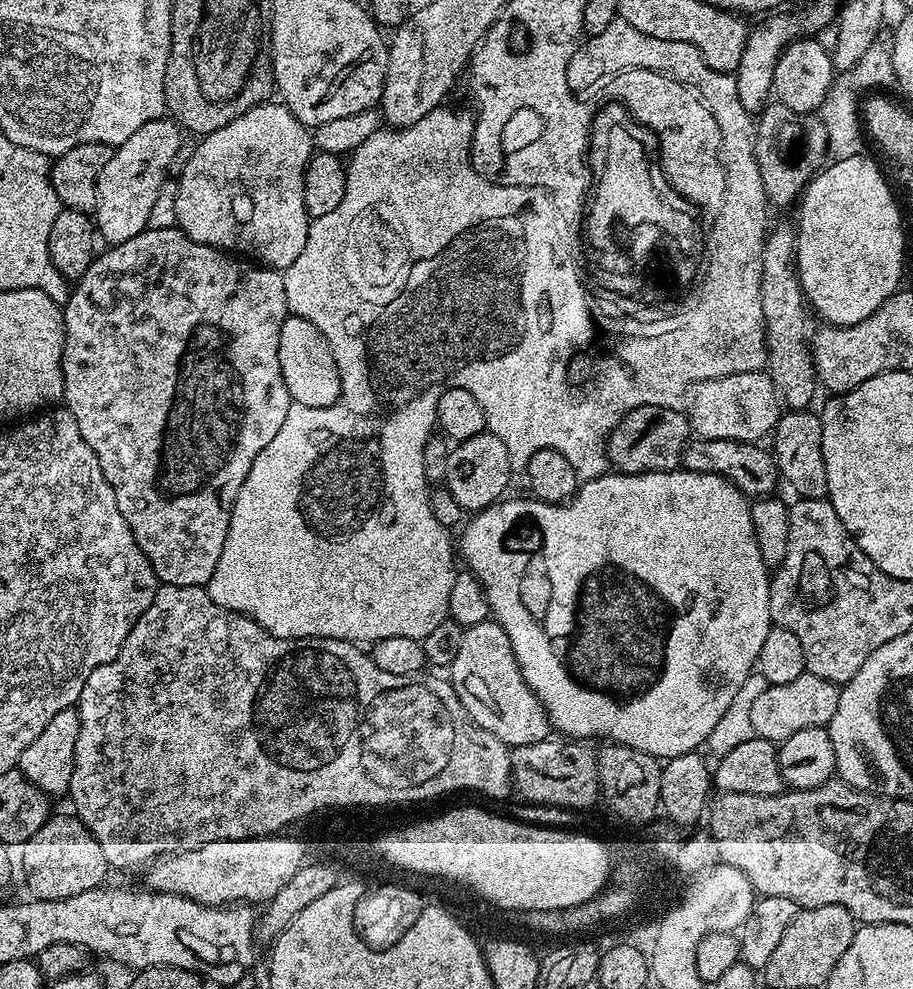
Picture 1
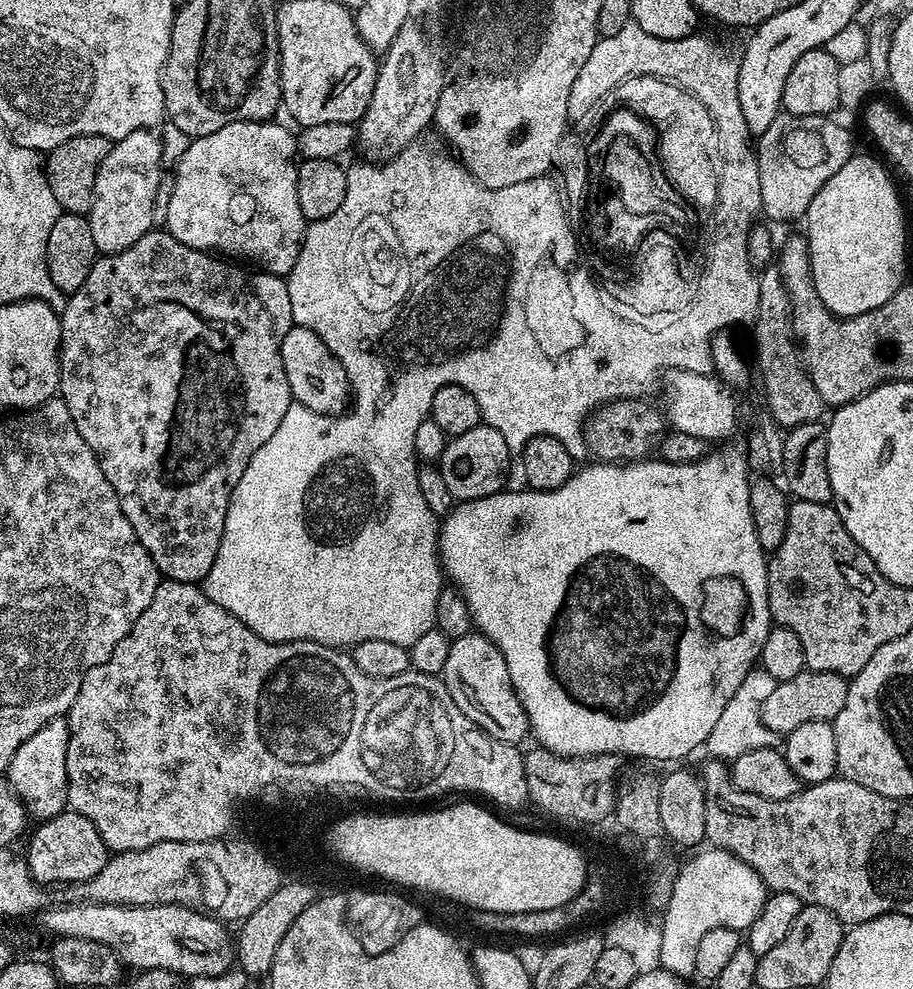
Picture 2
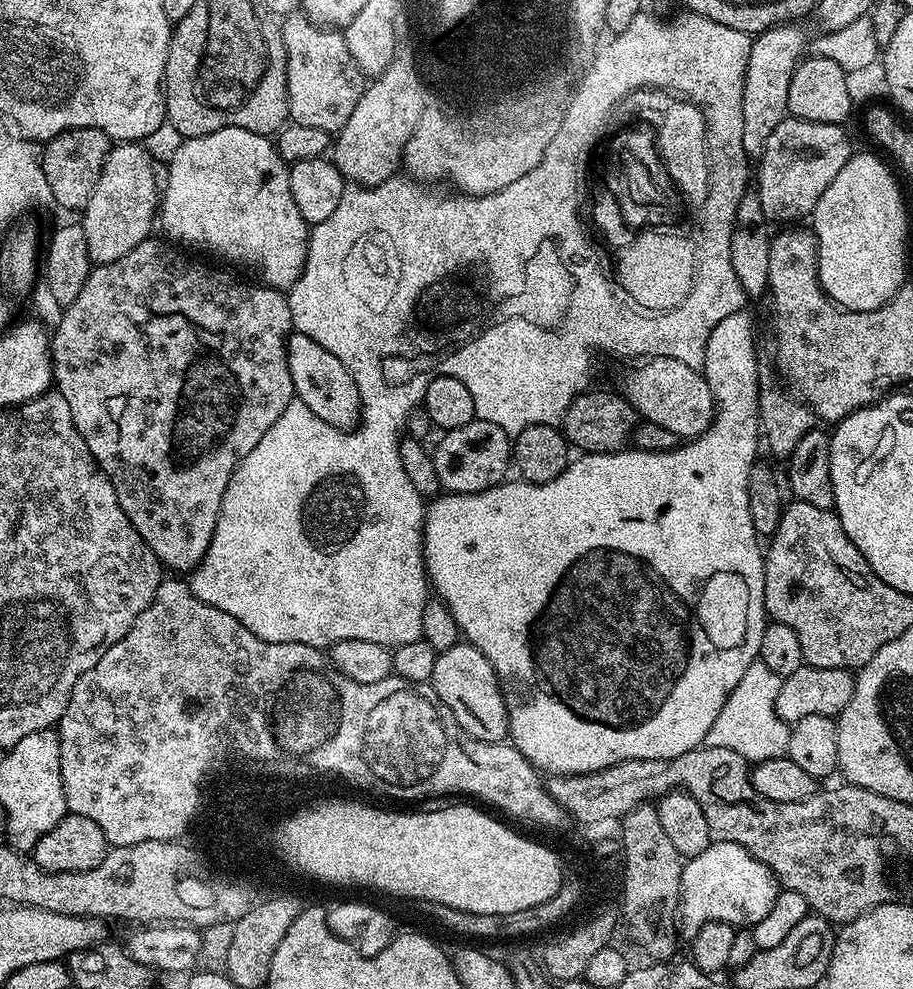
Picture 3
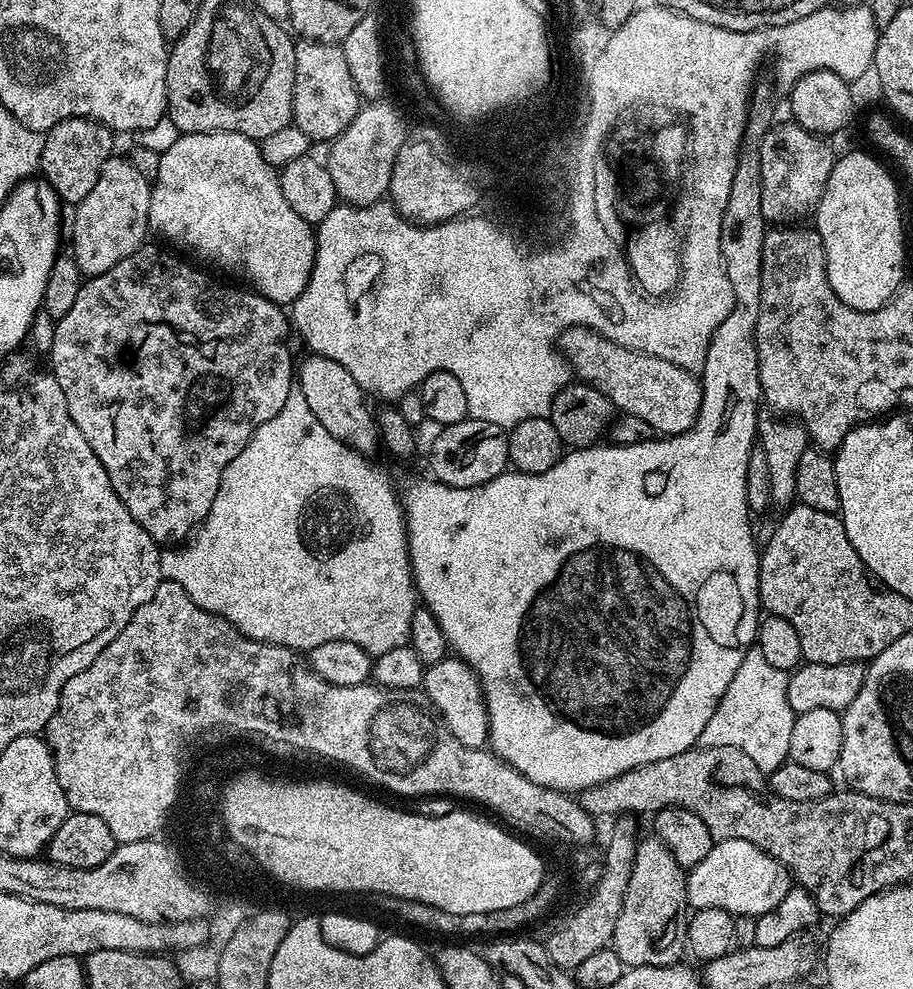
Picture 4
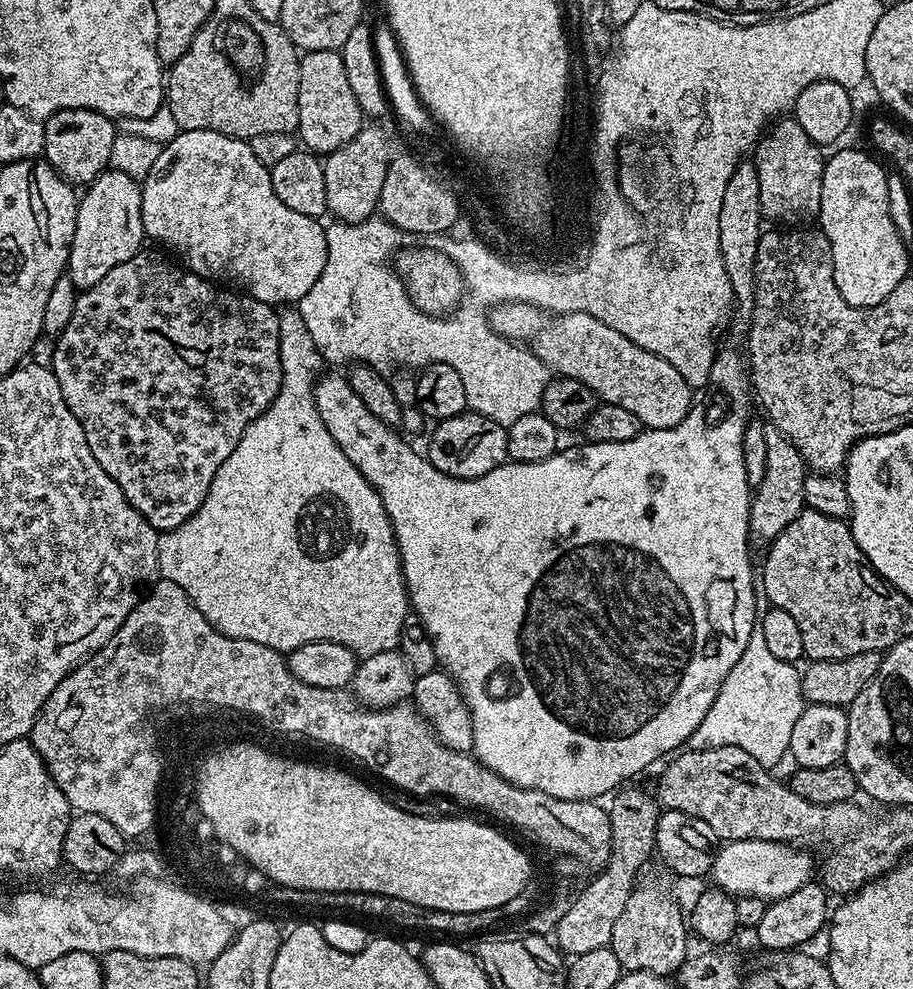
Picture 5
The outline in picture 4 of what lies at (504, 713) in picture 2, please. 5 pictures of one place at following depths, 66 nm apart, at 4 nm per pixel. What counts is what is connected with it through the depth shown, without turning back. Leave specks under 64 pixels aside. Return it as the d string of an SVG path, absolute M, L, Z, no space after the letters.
M449 654L442 662L427 665L424 670L422 690L436 708L439 719L450 730L450 734L454 734L454 738L462 742L462 746L484 748L488 744L488 707L484 705L484 692L480 689L480 679L476 677L476 671L465 660Z

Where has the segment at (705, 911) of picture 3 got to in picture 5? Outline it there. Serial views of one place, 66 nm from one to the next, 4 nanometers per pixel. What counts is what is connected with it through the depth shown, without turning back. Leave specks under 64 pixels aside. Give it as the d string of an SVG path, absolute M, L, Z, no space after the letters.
M729 840L716 853L710 880L733 898L752 896L765 902L786 898L786 894L794 894L798 886L813 879L812 856L804 851L808 850L782 840Z

